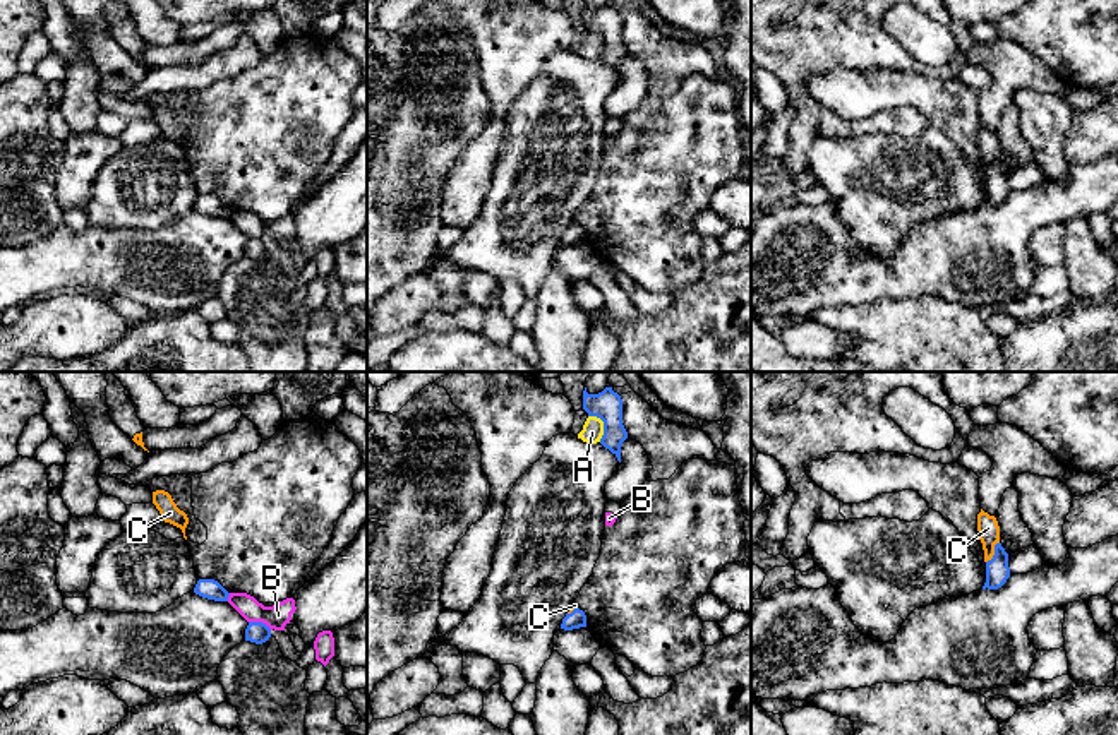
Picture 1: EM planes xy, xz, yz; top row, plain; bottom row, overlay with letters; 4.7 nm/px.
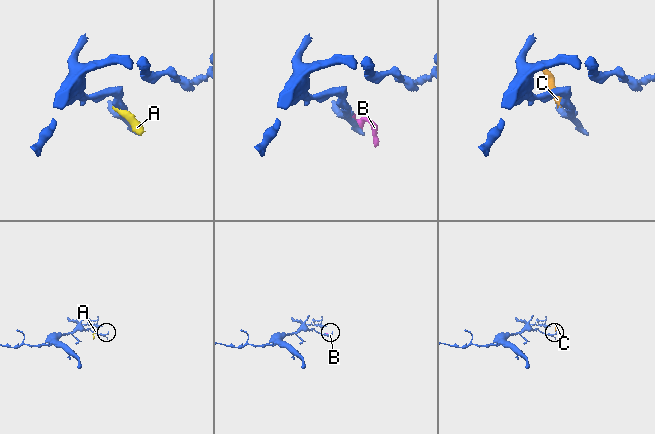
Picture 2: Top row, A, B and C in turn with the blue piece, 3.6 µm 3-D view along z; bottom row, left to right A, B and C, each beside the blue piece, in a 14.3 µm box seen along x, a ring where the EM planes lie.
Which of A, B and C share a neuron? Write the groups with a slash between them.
A / B / C

